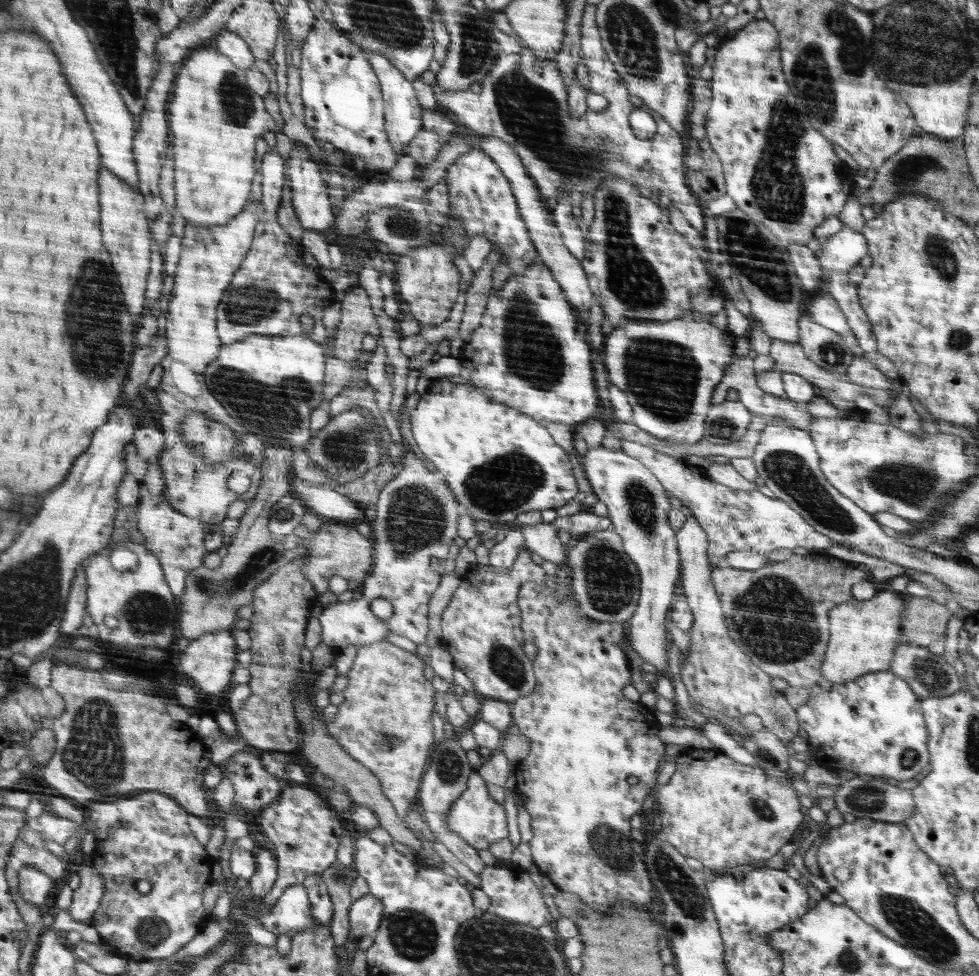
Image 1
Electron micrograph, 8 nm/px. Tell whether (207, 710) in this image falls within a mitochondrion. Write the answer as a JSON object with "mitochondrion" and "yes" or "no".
{"mitochondrion":"no"}

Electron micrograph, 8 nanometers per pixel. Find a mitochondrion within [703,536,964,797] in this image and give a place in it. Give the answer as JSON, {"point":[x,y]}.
{"point":[776,620]}

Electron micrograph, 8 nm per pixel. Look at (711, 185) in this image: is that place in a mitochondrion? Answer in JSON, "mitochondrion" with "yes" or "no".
{"mitochondrion":"no"}

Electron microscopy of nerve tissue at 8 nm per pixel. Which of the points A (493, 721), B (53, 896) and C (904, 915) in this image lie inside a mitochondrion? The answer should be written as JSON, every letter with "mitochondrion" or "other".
{"A":"other","B":"other","C":"mitochondrion"}

